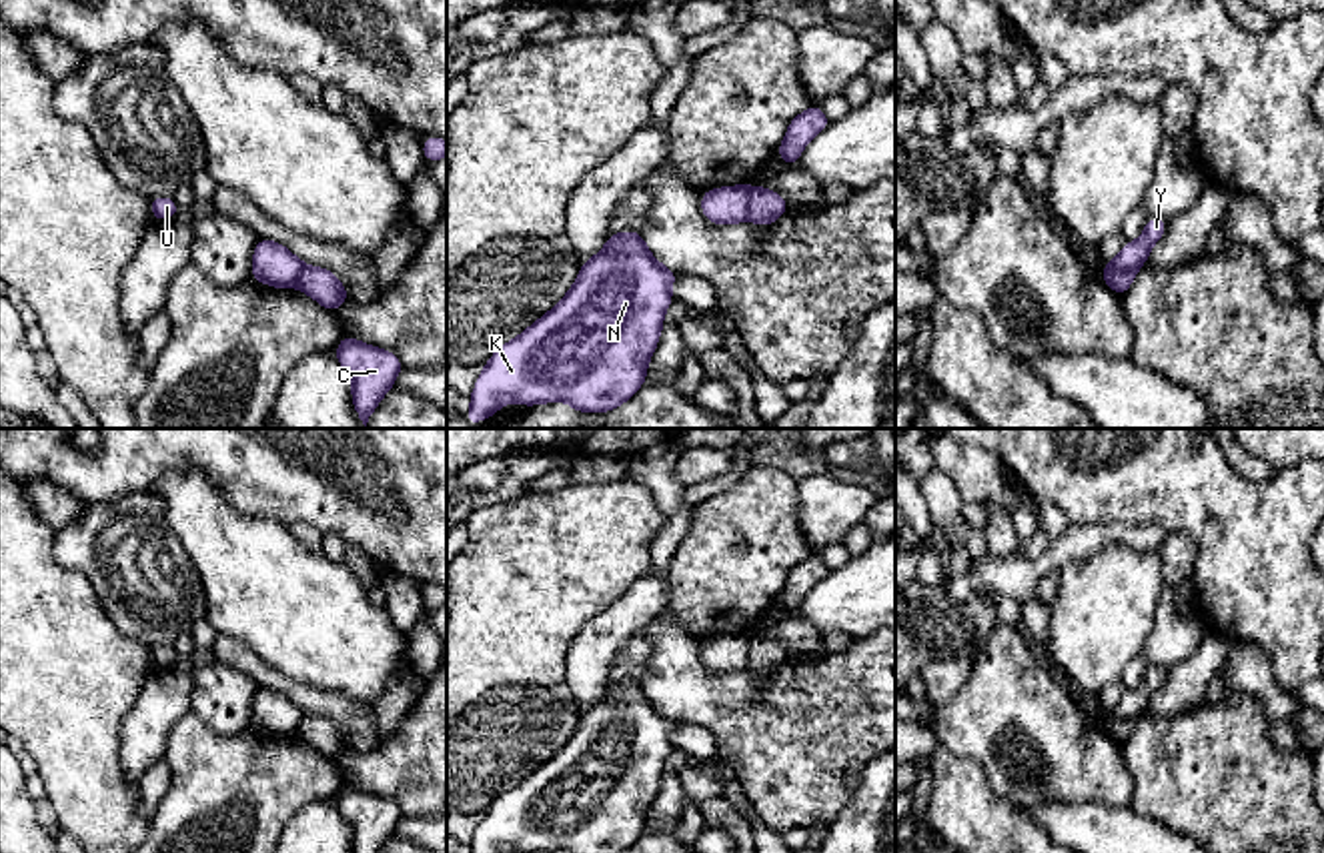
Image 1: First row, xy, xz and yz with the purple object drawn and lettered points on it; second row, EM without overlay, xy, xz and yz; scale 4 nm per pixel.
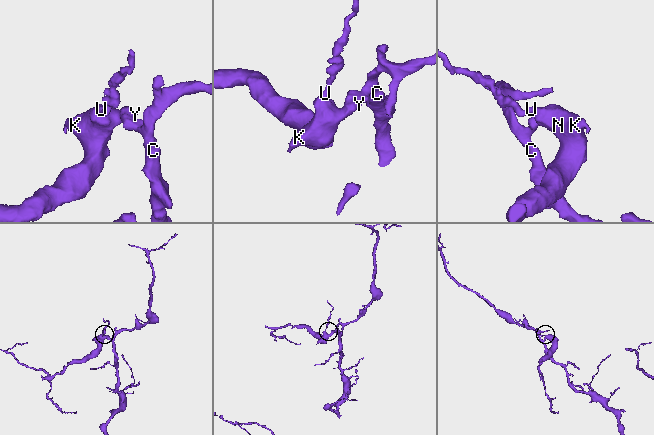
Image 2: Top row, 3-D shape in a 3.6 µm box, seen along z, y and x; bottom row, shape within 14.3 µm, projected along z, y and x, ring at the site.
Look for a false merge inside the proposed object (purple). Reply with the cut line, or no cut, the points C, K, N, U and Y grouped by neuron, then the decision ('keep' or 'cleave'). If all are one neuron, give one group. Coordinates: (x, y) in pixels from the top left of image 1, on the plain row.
cut in yz along (1136, 717), (1102, 721); C / K N U Y; cleave

